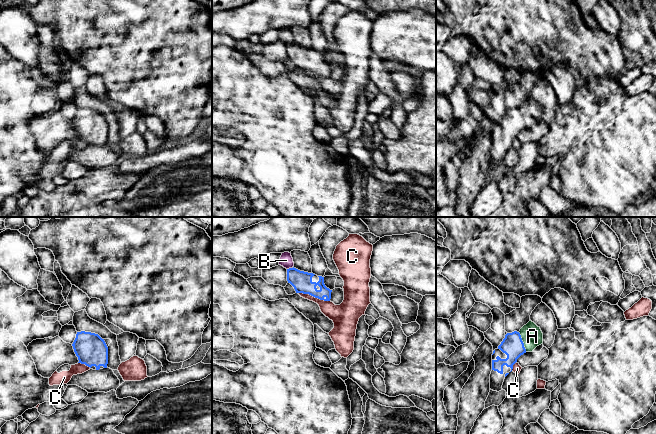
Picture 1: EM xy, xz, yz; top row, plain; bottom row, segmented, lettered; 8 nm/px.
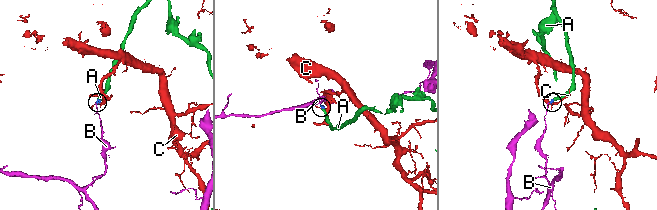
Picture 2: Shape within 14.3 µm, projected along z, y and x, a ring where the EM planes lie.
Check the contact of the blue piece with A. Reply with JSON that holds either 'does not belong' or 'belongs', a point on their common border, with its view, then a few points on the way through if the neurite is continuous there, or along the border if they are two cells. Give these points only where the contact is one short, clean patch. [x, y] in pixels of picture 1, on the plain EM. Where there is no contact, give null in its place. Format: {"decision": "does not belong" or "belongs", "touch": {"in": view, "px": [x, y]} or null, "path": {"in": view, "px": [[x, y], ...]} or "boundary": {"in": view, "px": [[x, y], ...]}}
{"decision": "belongs", "touch": {"in": "yz", "px": [522, 118]}, "path": {"in": "yz", "px": [[512, 121], [522, 118], [532, 112]]}}

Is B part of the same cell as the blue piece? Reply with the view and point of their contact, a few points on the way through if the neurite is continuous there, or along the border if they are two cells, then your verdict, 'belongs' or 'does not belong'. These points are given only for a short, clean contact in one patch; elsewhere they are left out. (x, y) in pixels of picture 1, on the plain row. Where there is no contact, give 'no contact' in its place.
contact xz (290, 44); border xz (293, 43), (287, 45); does not belong

